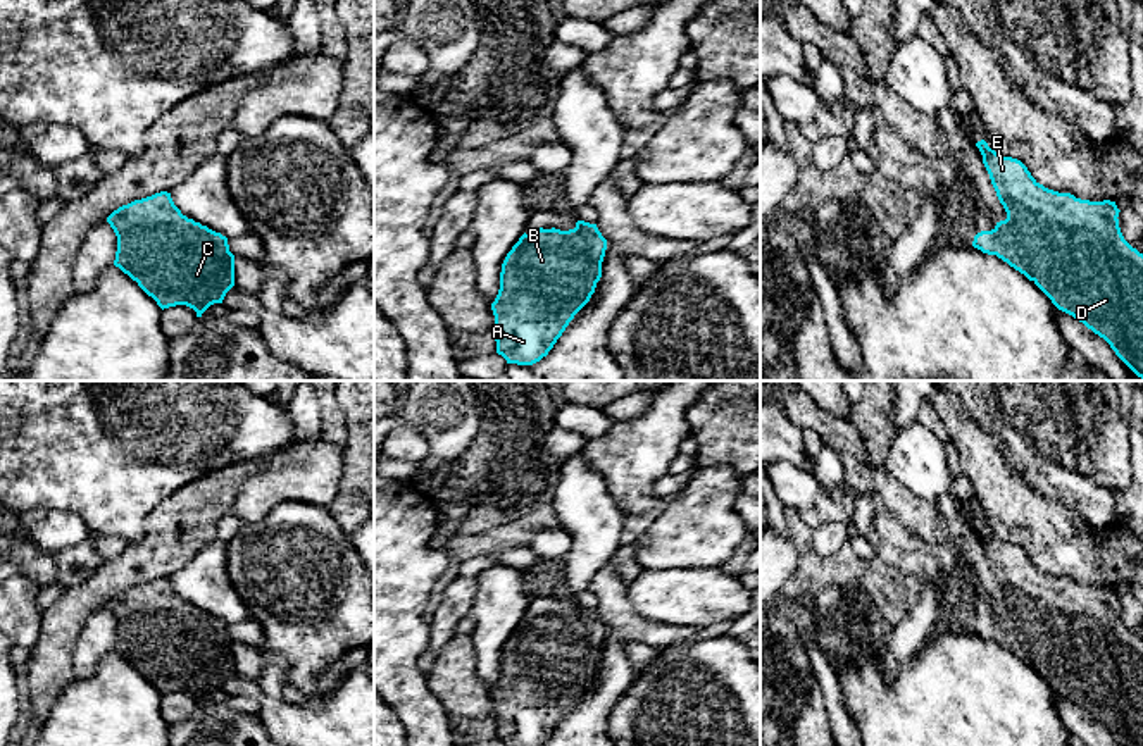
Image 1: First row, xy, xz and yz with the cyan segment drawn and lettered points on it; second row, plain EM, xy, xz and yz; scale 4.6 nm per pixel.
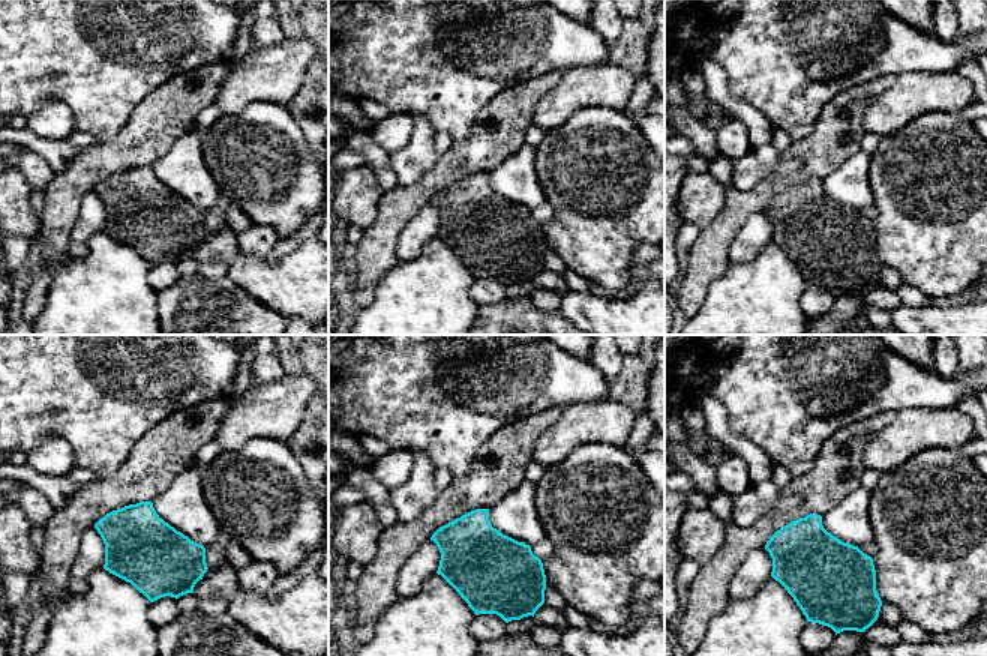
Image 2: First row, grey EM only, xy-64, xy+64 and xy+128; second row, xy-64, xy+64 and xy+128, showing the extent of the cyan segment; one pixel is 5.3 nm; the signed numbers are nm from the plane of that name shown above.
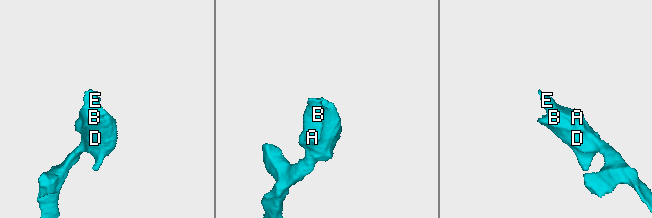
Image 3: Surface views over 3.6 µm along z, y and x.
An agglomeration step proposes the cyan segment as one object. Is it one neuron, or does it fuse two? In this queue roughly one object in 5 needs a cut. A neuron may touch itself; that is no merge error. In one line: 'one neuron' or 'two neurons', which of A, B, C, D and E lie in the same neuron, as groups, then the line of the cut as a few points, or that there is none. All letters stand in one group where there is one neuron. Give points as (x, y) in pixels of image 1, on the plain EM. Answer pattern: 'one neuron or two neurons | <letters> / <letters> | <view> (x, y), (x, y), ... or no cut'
one neuron | A B C D E | no cut

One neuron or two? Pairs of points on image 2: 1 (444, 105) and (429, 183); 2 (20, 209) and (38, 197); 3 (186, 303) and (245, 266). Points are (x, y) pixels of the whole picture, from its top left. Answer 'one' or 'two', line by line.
1: two
2: two
3: two

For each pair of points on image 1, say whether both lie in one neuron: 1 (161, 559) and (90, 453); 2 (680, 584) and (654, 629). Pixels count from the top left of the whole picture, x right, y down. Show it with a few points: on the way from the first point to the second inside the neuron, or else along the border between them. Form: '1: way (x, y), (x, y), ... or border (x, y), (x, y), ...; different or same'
1: border (164, 500), (147, 517), (145, 533), (128, 545); different
2: border (626, 596), (645, 621), (697, 629); different

